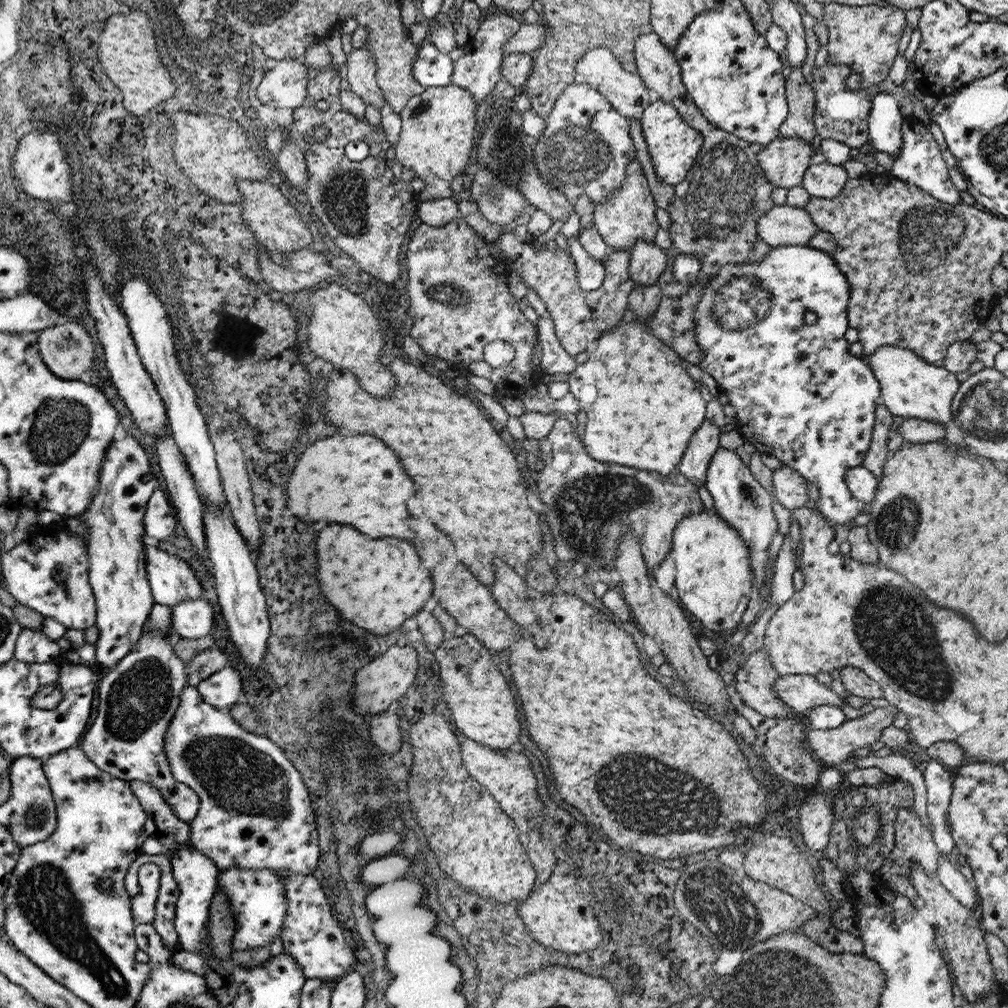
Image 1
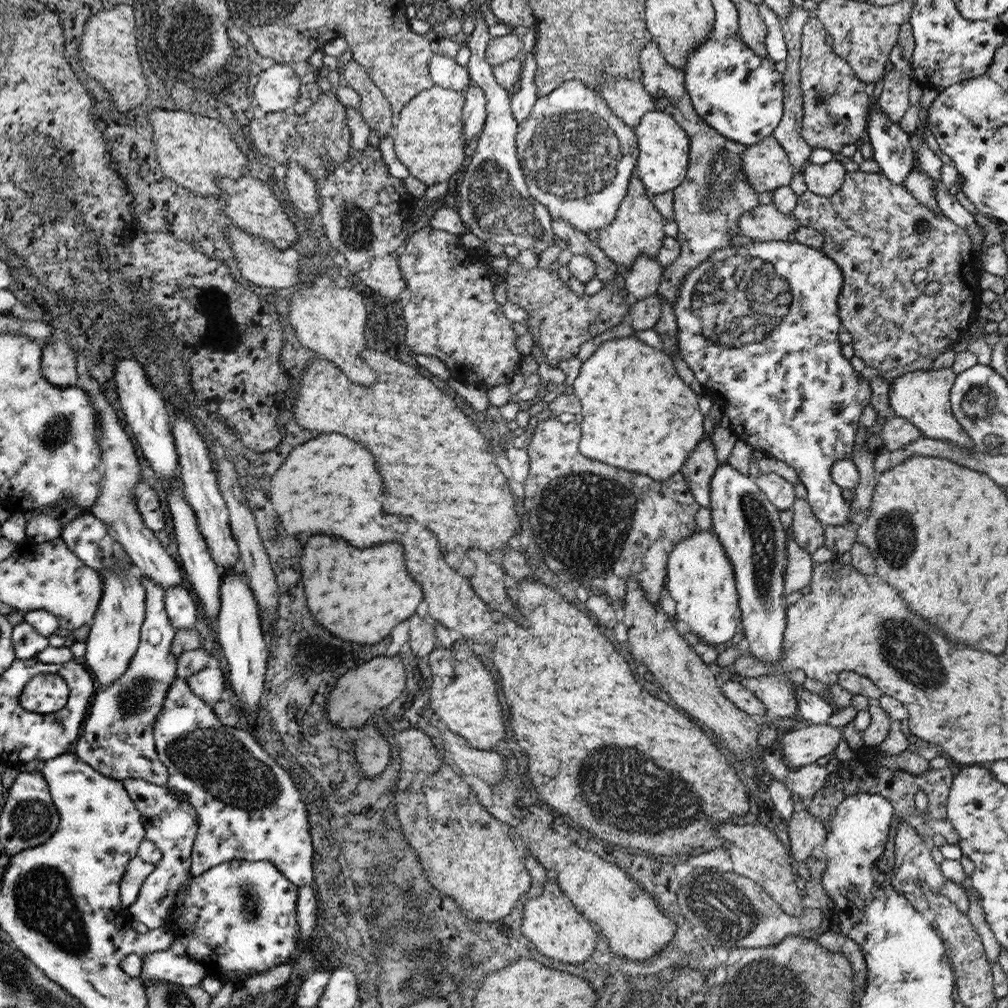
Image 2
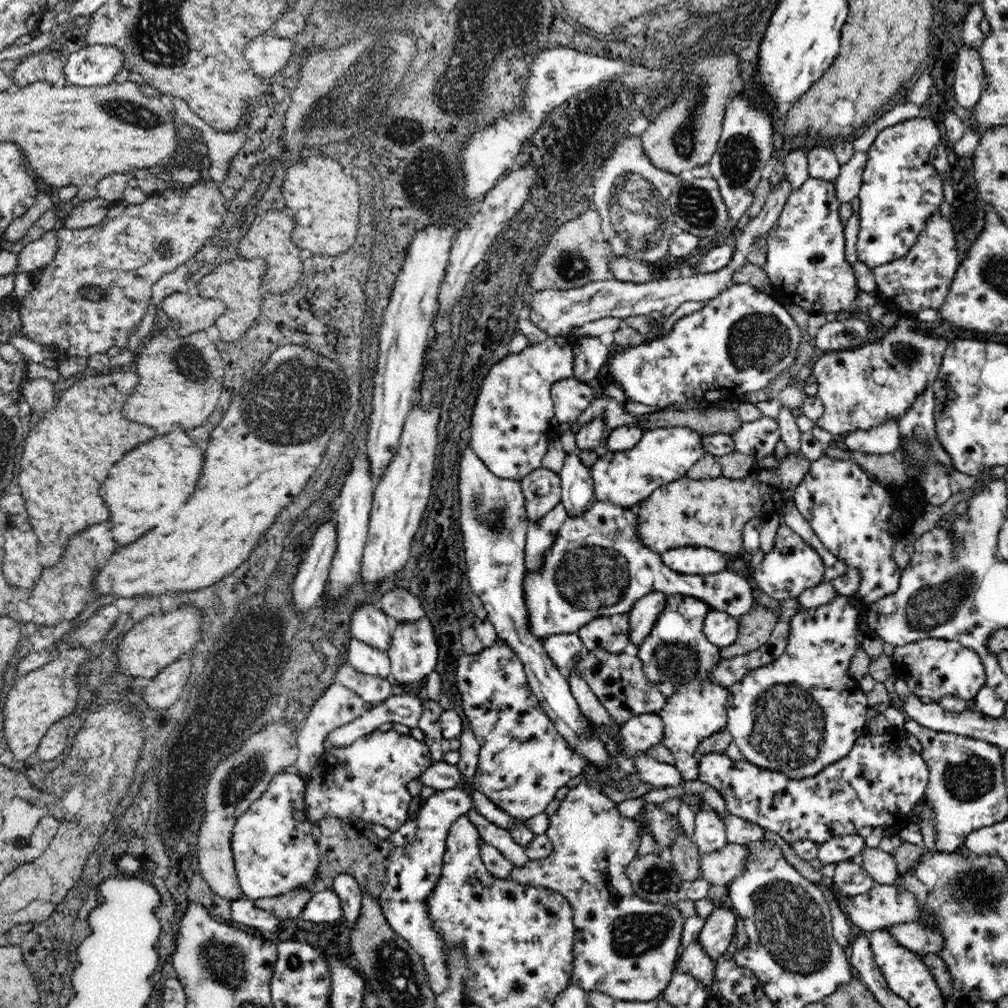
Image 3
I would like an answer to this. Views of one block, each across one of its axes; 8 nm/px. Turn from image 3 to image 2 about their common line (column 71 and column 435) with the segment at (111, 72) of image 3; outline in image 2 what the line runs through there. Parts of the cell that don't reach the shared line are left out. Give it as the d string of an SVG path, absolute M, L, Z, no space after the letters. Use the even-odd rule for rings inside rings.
M434 52L429 63L429 72L435 85L442 89L464 91L471 84L471 75L465 66L460 66L455 59Z

